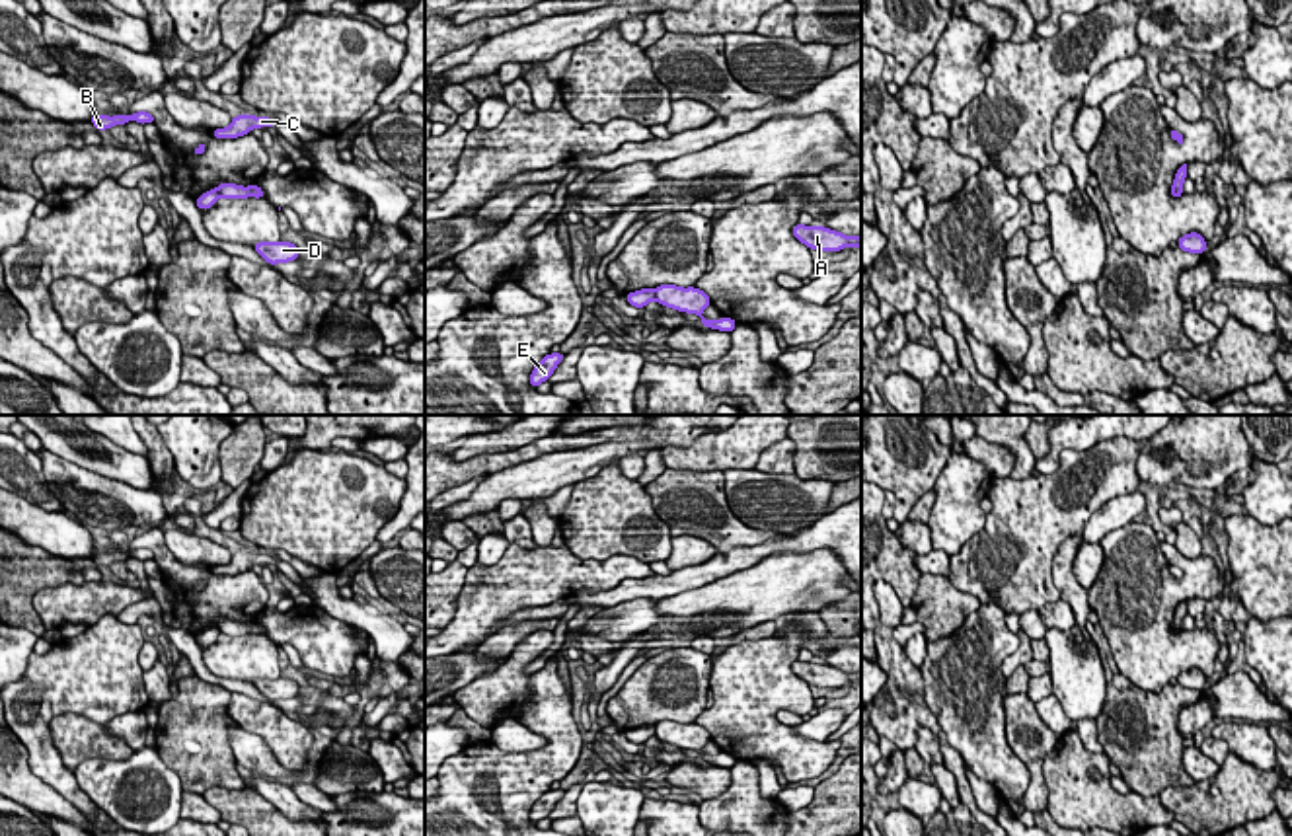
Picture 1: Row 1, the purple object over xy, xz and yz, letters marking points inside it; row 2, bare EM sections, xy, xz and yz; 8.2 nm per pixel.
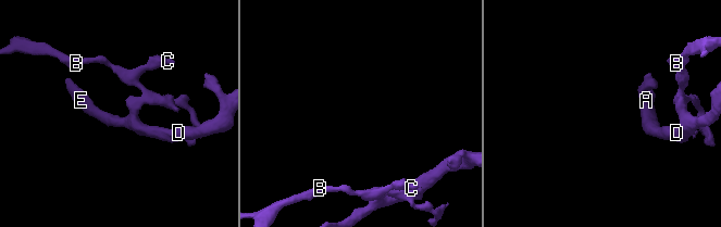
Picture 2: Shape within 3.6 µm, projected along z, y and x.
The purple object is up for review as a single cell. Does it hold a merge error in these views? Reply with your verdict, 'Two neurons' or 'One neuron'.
Two neurons

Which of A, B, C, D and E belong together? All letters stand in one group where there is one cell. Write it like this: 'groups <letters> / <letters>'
groups A D E / B C

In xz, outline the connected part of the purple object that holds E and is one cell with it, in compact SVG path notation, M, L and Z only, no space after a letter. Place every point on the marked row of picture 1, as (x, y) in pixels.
M550 353L546 355L530 372L530 386L538 388L542 382L546 382L553 370L557 368L557 364L565 359L563 353Z

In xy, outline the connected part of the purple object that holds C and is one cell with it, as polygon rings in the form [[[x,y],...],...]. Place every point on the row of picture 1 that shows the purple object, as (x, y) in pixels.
[[[236,115],[230,125],[226,129],[214,129],[210,131],[210,134],[214,138],[238,138],[244,136],[247,133],[251,133],[253,129],[273,129],[277,123],[271,117],[255,117],[255,115]]]

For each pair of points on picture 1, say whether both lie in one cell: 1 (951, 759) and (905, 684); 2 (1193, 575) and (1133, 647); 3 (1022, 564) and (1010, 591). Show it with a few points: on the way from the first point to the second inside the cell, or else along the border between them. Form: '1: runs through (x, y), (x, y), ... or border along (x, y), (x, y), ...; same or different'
1: runs through (942, 741), (938, 731), (911, 702); same
2: runs through (1178, 593), (1158, 612), (1158, 622), (1150, 630); same
3: runs through (1018, 570), (1014, 585); same

